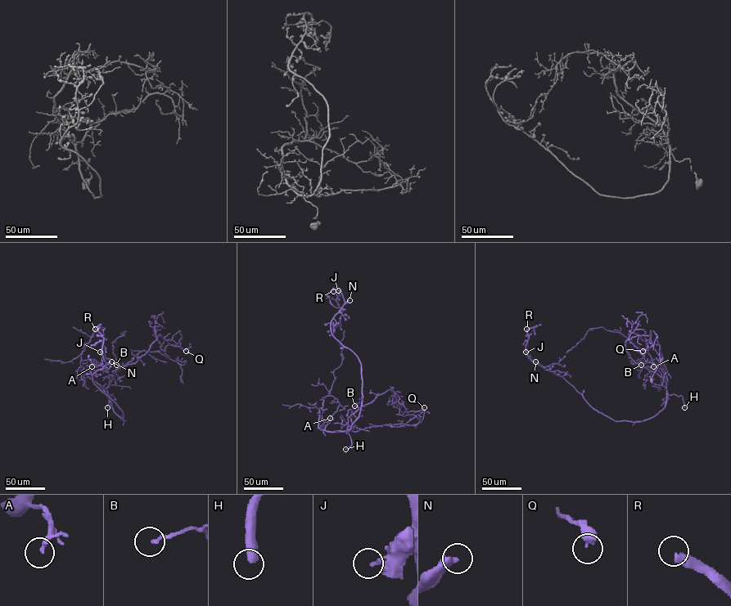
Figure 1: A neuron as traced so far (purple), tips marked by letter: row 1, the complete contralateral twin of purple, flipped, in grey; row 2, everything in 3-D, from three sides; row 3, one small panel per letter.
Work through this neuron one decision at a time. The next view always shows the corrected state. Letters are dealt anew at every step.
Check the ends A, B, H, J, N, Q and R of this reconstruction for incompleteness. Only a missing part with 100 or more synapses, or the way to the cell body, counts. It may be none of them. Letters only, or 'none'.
H, N, R

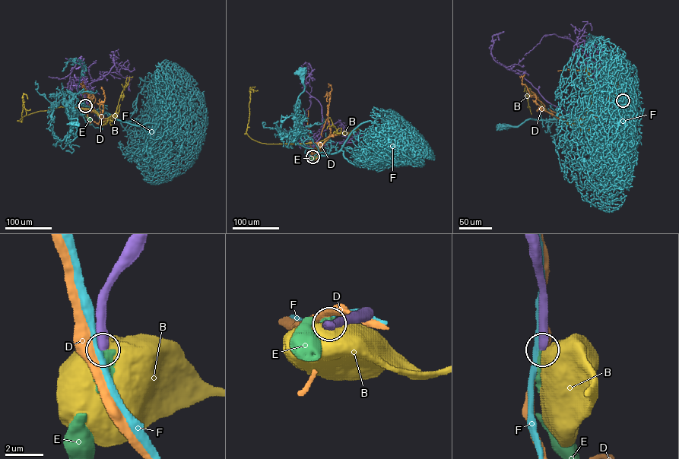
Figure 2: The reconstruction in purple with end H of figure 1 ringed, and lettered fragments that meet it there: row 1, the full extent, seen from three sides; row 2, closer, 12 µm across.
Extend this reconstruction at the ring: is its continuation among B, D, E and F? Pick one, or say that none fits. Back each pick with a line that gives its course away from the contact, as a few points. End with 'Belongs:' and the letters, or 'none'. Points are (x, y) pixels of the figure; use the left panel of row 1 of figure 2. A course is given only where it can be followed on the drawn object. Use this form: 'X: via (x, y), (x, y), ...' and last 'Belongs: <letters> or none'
E: via (85, 106), (84, 114), (90, 118)
Belongs: E

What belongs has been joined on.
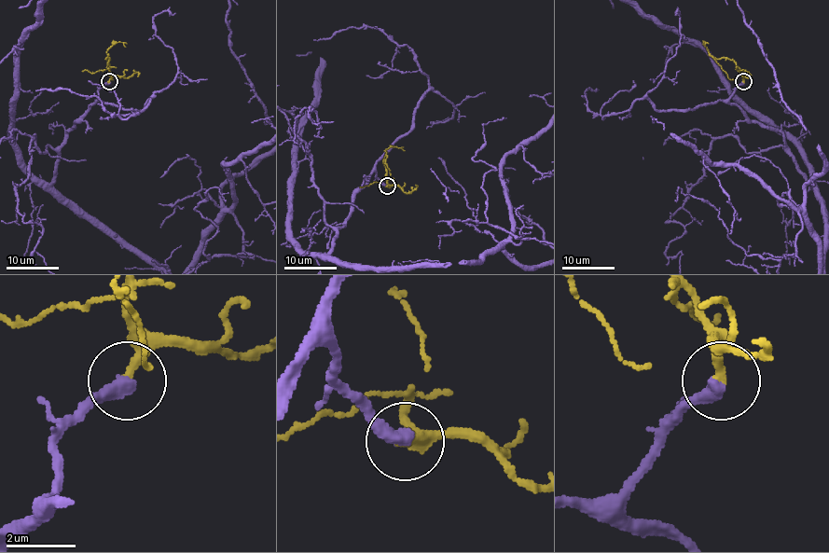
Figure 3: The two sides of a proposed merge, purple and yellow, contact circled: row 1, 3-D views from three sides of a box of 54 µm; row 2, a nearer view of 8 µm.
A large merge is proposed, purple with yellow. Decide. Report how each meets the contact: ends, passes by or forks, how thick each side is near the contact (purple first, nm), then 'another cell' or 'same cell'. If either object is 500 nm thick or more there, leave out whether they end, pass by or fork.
purple ends there; yellow ends there; 440 nm thick on the purple side, 280 nm on the other; same cell

